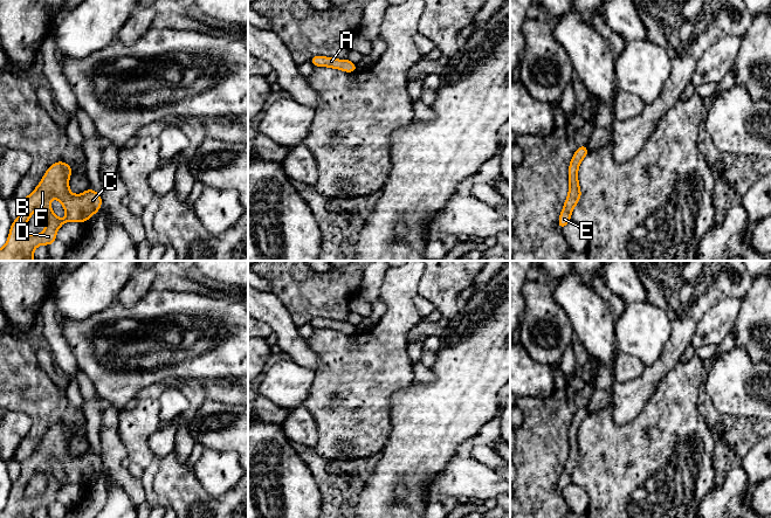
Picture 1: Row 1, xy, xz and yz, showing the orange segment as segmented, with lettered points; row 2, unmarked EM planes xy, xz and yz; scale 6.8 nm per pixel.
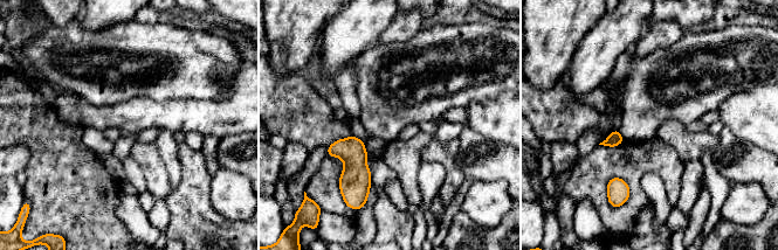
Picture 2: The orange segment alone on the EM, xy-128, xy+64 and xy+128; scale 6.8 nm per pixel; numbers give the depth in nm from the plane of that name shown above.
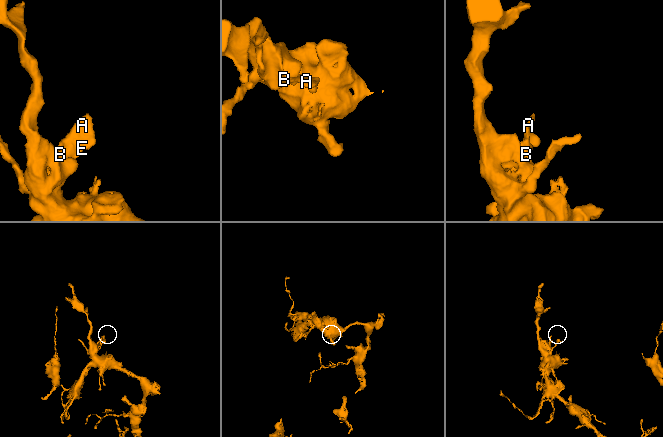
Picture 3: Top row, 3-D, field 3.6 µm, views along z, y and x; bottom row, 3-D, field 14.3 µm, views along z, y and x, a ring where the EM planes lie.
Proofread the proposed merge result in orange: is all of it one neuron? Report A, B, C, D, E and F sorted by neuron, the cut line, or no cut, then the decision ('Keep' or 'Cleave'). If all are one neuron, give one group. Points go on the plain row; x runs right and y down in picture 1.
Groups: A B C D E F. No split. Keep

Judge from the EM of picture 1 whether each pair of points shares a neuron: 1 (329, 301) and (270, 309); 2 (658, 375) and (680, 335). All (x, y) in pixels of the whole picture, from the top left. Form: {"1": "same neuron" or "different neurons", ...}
{"1": "different neurons", "2": "same neuron"}

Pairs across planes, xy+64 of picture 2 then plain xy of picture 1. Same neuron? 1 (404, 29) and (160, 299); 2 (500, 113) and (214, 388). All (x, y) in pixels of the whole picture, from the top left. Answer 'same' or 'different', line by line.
1: different
2: same

